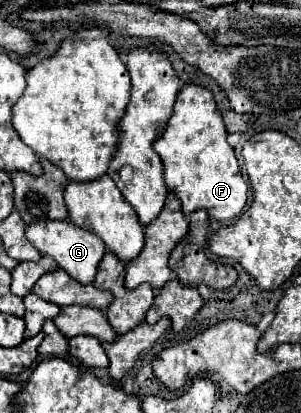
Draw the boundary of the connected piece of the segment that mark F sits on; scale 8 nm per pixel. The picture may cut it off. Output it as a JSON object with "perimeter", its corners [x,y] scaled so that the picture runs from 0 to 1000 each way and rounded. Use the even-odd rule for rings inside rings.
{"perimeter":[[[618,206],[585,235],[578,278],[565,283],[545,327],[512,346],[512,361],[545,395],[545,438],[558,458],[591,472],[618,525],[651,506],[684,506],[711,530],[764,535],[817,501],[824,448],[751,327],[704,225],[658,206]]]}

